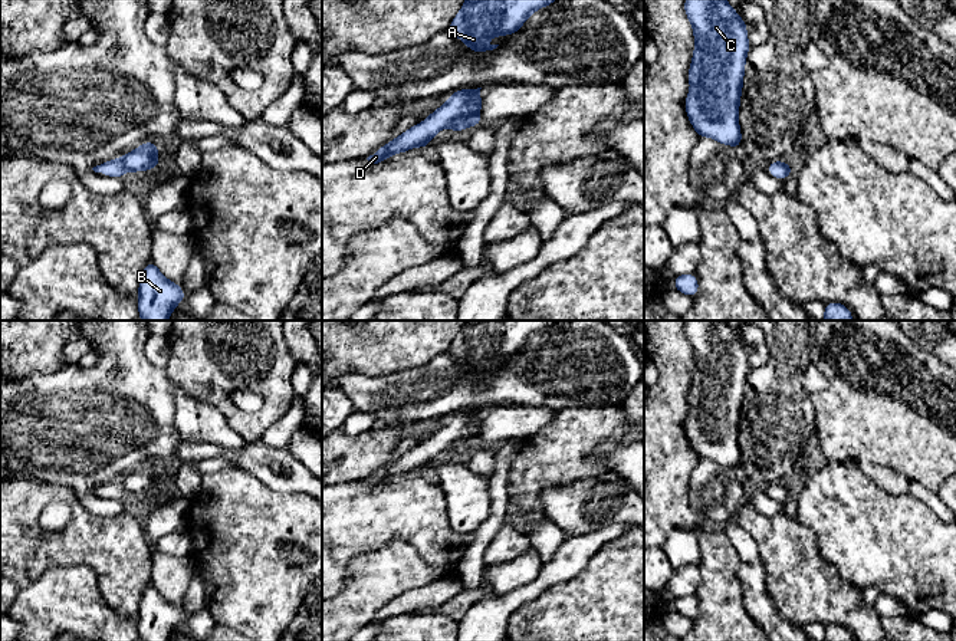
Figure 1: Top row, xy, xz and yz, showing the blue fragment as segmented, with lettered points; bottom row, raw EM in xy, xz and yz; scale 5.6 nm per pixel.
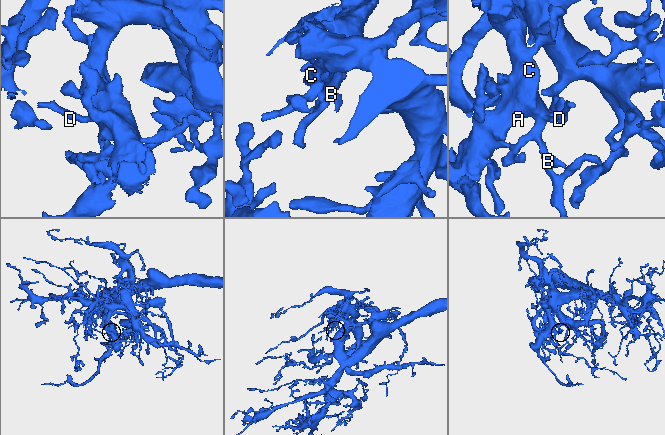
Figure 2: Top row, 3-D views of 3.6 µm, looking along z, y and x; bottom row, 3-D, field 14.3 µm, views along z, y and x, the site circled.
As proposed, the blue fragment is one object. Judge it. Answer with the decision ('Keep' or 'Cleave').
Keep

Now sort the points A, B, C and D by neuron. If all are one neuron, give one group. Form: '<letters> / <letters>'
A B C D

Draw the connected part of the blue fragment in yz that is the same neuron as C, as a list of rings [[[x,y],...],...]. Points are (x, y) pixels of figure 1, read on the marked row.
[[[686,0],[684,11],[694,34],[689,68],[690,92],[684,101],[689,121],[700,138],[709,137],[740,149],[739,105],[750,46],[746,23],[726,0]]]

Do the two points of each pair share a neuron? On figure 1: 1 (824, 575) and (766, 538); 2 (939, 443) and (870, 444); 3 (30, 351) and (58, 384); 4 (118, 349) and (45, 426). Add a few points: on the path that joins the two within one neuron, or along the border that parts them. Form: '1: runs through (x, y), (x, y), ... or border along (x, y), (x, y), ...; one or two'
1: runs through (810, 575), (781, 548); one
2: runs through (922, 443), (887, 443); one
3: border along (66, 365), (52, 372), (33, 372), (15, 380); two
4: runs through (104, 370), (65, 408); one

